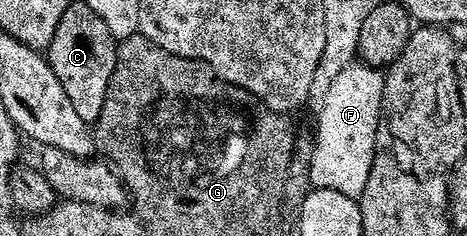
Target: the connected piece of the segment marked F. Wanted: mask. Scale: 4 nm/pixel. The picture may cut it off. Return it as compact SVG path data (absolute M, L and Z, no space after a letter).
M361 60L350 63L328 88L328 92L320 100L322 111L318 114L318 131L312 134L314 155L310 161L310 185L314 188L332 188L336 192L344 192L344 196L357 199L364 192L364 184L368 184L368 172L374 159L374 141L378 131L378 123L382 117L382 97L386 75L379 67L367 66Z

